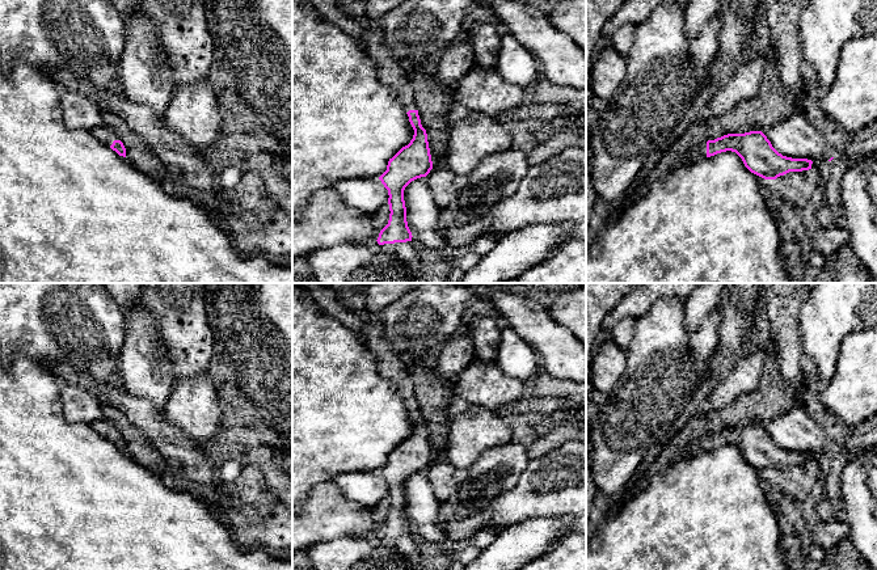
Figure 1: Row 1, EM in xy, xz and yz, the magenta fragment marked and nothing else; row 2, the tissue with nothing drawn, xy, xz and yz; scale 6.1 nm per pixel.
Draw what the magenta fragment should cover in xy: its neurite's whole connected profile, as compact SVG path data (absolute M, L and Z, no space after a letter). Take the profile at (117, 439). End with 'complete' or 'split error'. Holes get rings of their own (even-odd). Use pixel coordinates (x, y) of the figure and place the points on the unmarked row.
M106 418L94 421L90 423L90 427L97 431L100 435L109 439L113 444L115 444L119 449L126 451L126 442L121 435L119 430Z; split error

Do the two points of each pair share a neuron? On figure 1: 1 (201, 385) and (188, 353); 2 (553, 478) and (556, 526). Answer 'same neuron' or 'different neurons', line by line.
1: different neurons
2: different neurons

